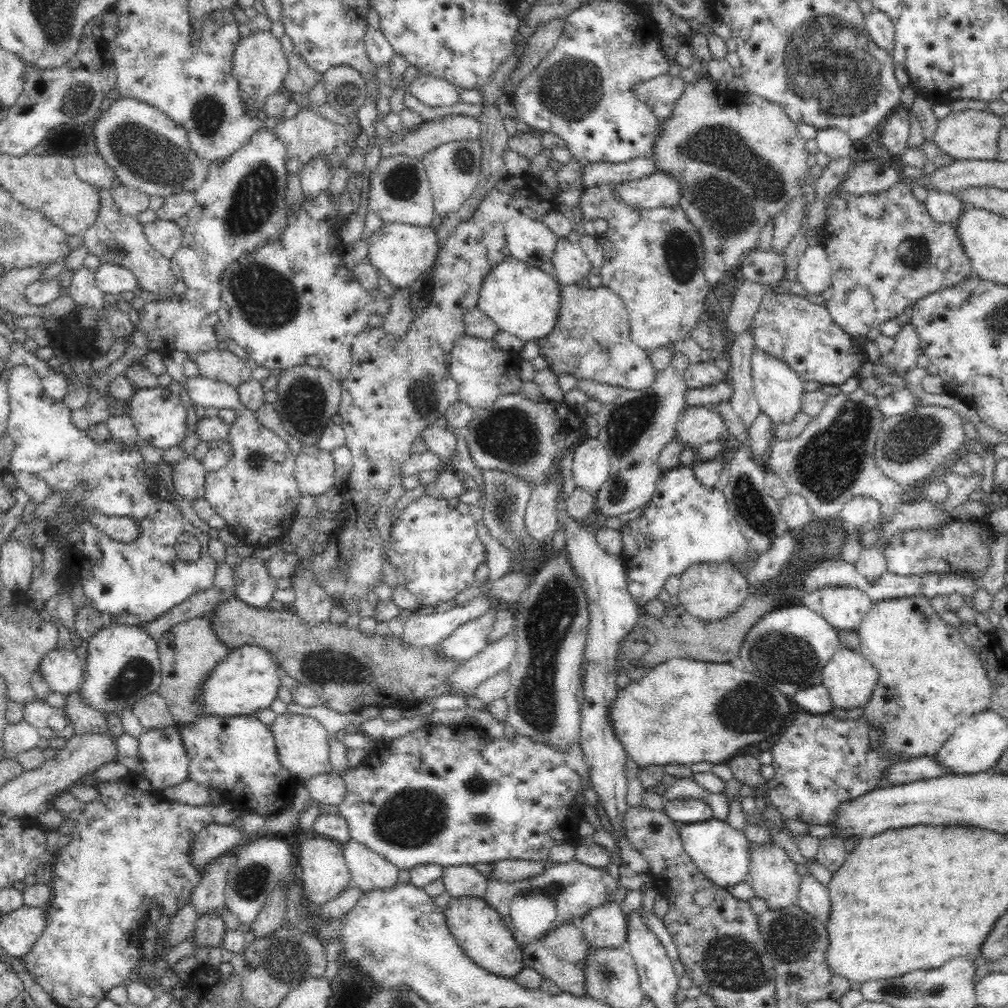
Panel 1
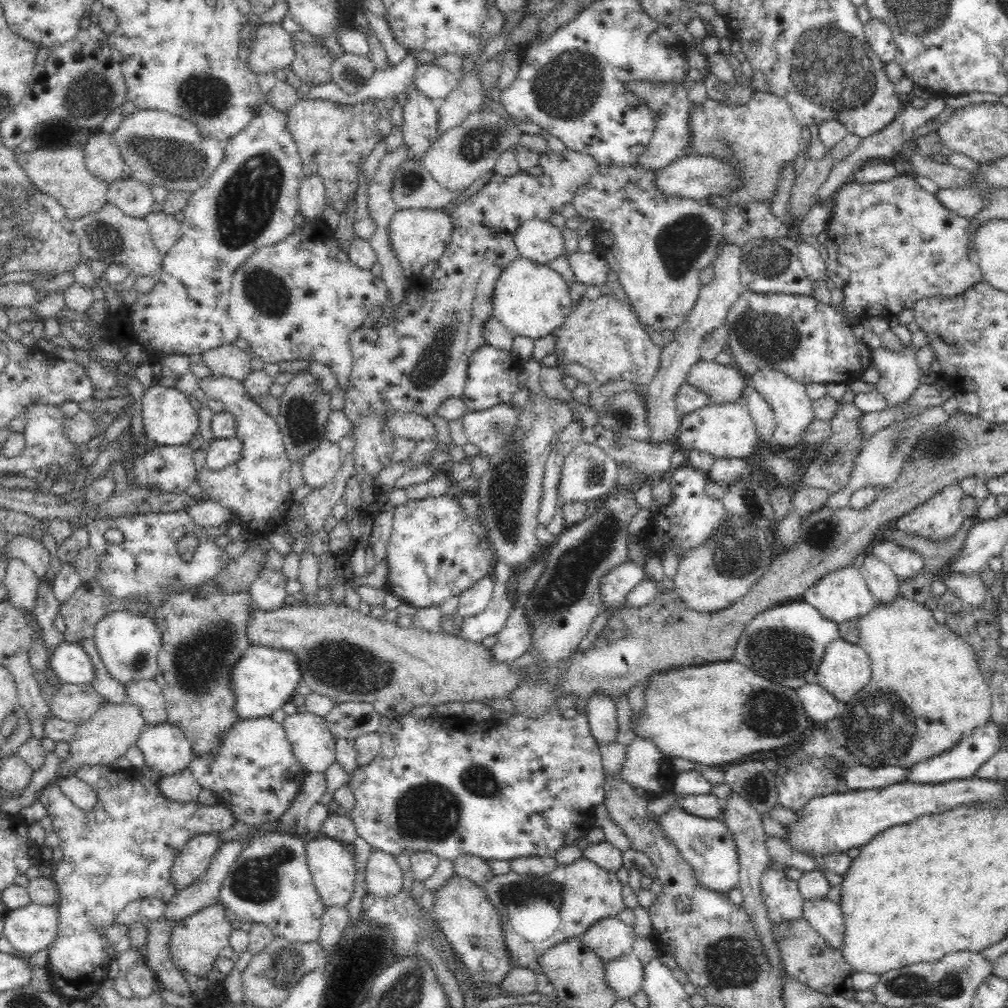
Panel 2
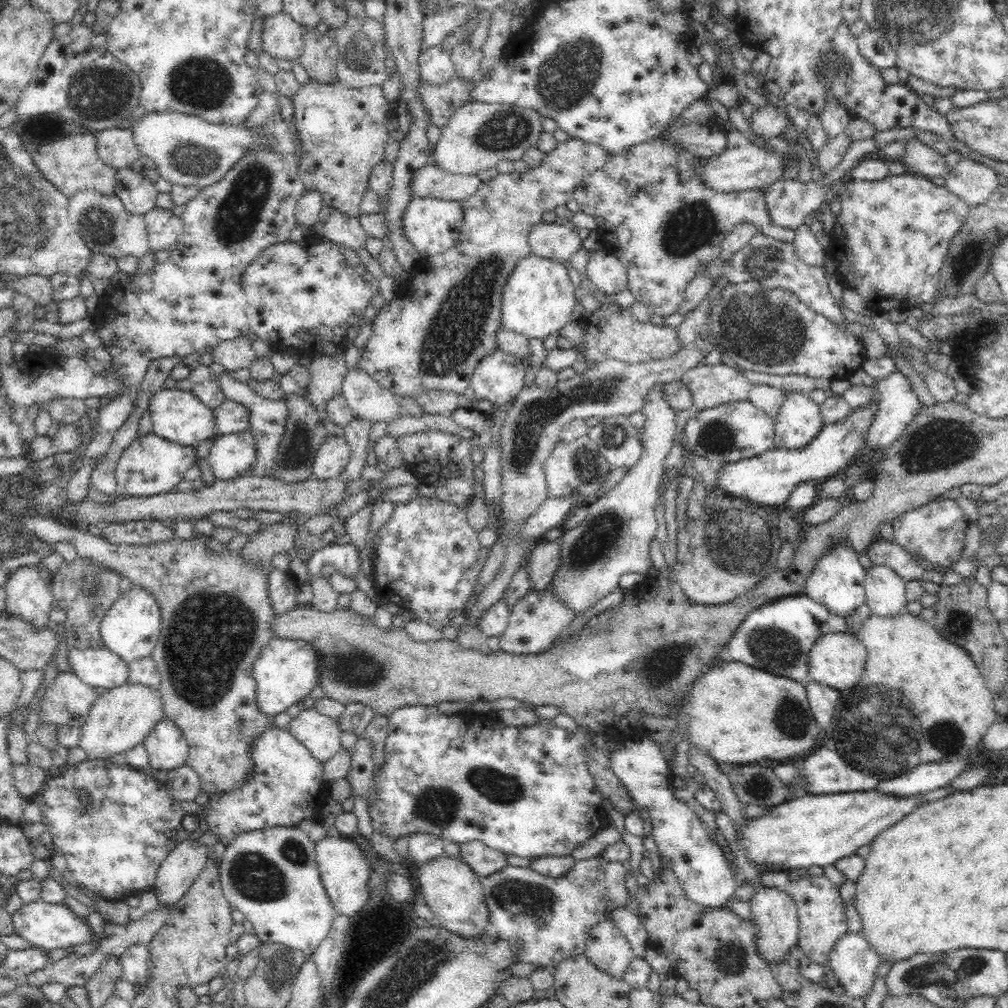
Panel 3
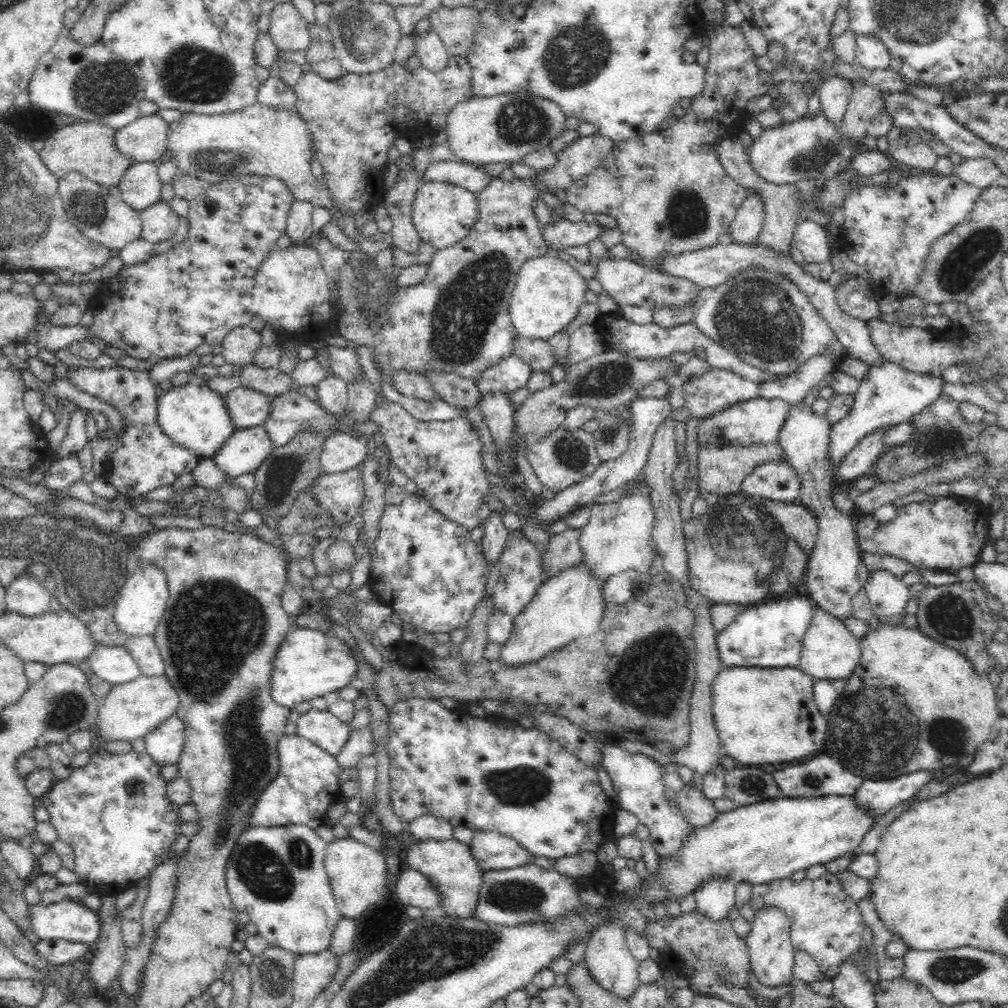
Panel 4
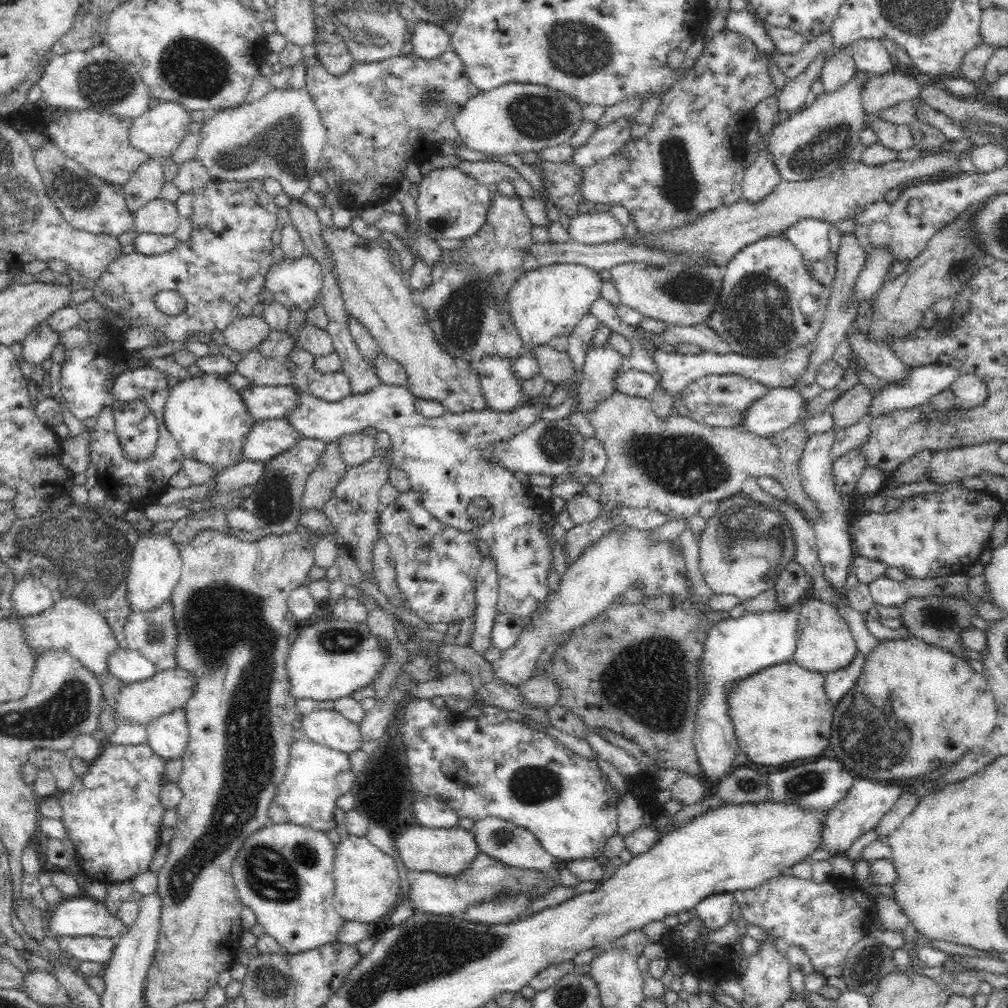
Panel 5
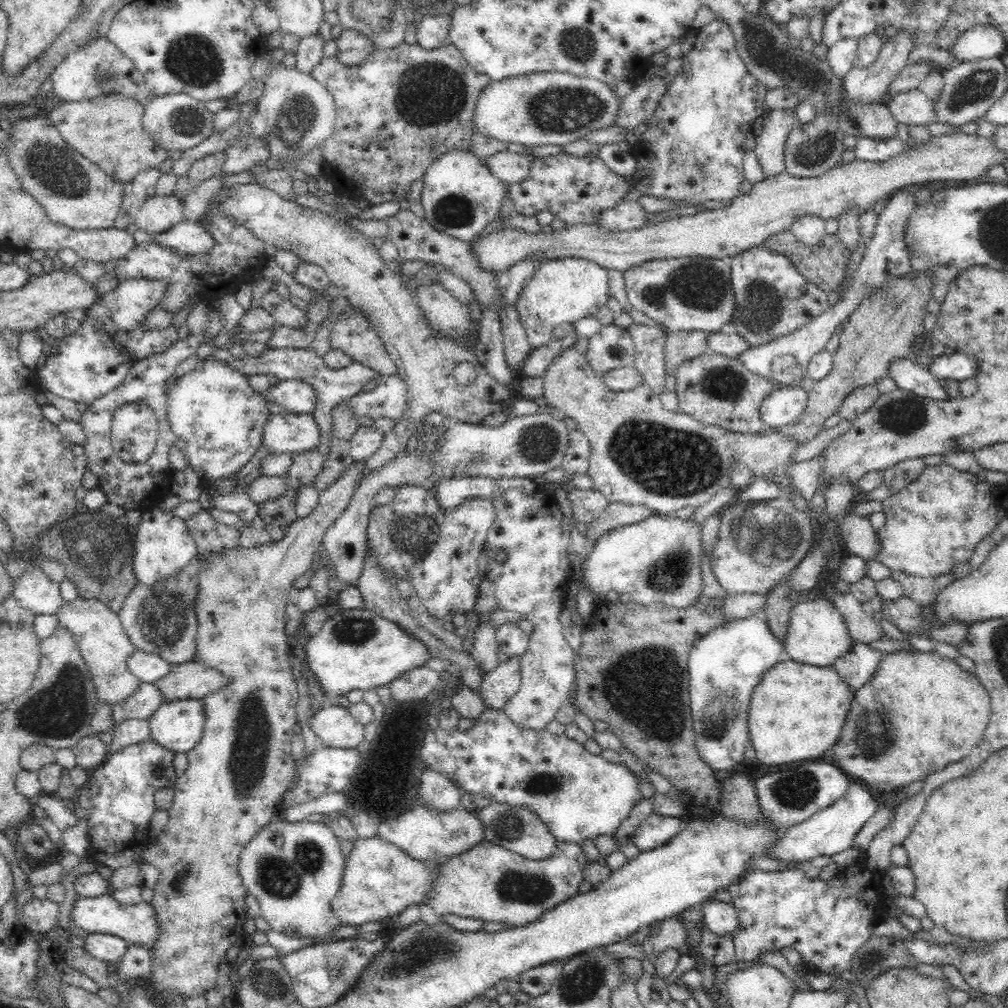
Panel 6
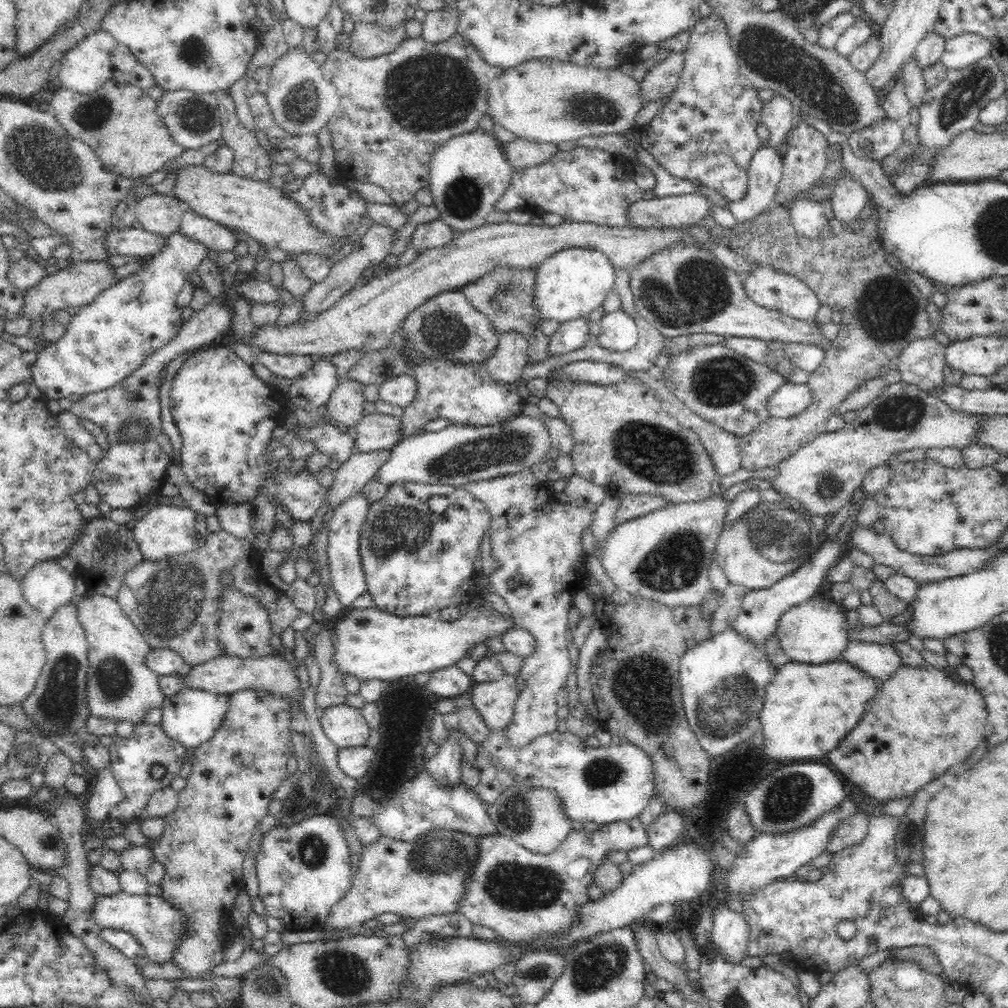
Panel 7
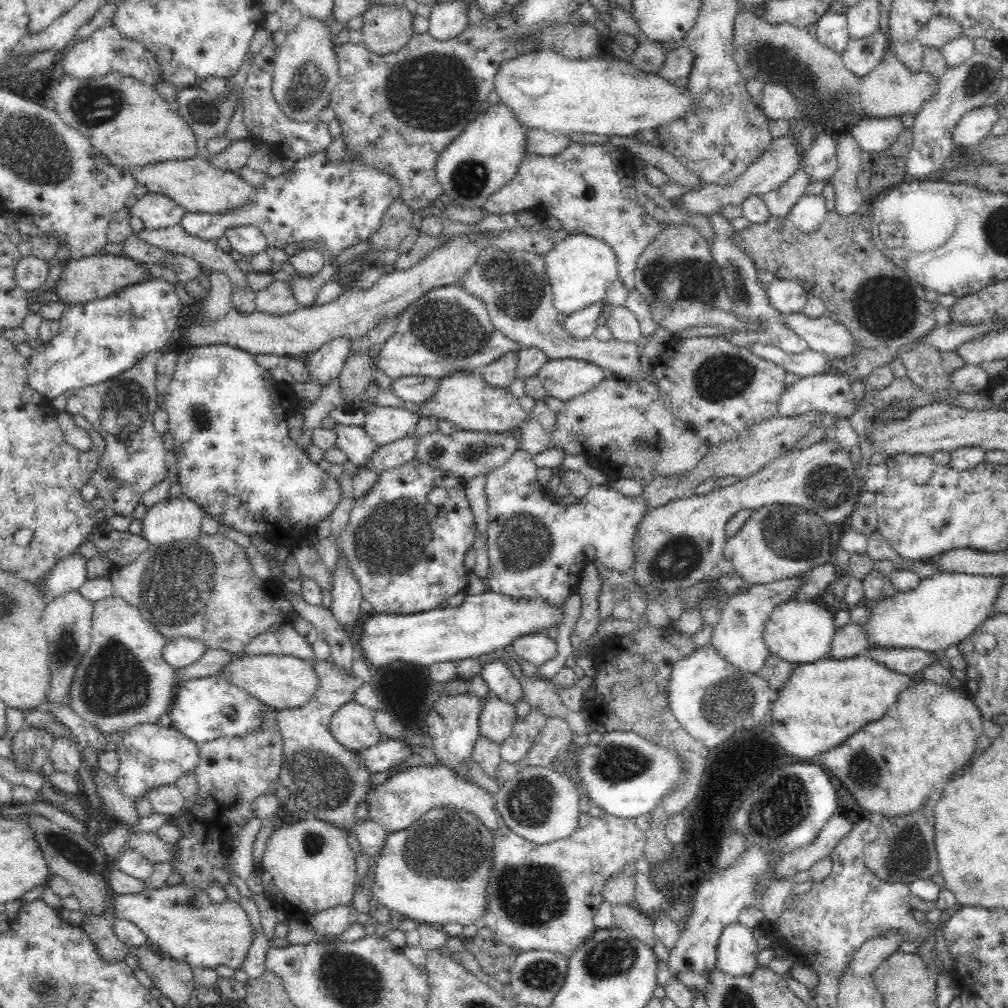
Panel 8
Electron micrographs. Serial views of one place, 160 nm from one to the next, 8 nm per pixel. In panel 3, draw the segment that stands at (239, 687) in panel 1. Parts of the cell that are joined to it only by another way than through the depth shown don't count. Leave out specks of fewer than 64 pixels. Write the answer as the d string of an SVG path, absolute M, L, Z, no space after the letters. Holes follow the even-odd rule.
M274 637L262 647L258 658L252 662L250 675L254 677L256 703L260 713L274 717L292 704L301 701L318 684L318 657L310 643Z

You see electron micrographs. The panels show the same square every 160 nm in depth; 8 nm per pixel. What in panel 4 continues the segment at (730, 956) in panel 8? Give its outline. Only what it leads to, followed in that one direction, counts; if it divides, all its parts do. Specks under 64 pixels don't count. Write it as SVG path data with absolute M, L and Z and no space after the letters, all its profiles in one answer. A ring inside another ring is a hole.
M723 876L706 878L692 892L698 911L714 921L728 917L728 912L735 905L736 883Z

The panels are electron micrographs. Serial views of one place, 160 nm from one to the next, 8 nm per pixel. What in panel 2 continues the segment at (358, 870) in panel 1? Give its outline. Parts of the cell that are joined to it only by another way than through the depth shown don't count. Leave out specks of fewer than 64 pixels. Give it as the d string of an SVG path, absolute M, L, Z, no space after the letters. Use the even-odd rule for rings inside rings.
M374 850L365 866L365 890L376 896L394 896L402 890L402 870L396 857Z

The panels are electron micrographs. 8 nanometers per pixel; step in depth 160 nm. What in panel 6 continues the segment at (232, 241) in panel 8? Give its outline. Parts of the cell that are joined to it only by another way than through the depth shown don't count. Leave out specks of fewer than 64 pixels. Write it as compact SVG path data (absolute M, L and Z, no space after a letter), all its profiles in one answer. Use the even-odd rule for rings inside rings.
M180 221L166 232L150 233L152 242L160 247L184 252L186 255L202 254L214 246L214 237L200 223Z

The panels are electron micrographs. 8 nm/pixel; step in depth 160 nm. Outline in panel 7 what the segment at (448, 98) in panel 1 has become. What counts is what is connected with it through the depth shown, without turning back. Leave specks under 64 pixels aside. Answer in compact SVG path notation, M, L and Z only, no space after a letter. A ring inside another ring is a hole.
M454 5L440 10L428 11L422 26L421 37L429 43L438 44L456 34L458 11Z

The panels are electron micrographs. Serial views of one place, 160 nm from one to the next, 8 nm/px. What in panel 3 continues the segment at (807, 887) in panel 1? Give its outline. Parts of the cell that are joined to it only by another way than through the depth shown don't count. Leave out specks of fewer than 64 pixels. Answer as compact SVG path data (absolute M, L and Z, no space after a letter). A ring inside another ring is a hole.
M846 930L838 936L830 948L829 960L839 984L846 988L845 994L853 999L864 999L874 984L874 972L880 964L880 957L862 934Z

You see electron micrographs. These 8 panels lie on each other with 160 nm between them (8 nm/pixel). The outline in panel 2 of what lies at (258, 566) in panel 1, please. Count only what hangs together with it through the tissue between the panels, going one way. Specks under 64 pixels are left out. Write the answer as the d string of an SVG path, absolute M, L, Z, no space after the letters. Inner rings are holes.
M263 564L258 571L248 590L253 605L266 611L282 607L287 596L287 579L280 571L267 568Z

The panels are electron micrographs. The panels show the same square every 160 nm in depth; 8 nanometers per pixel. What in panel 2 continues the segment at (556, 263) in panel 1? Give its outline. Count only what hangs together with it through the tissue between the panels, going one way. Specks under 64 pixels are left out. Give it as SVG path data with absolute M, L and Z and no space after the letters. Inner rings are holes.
M582 251L564 252L573 272L574 281L600 287L606 282L608 264L598 253L582 253Z

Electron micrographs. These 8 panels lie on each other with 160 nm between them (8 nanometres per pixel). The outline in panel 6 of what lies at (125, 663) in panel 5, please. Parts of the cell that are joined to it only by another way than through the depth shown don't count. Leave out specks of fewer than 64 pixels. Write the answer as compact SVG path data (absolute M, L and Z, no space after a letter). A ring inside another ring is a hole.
M135 650L126 658L126 667L138 678L140 683L156 682L168 674L171 665L160 655L150 654L146 651Z

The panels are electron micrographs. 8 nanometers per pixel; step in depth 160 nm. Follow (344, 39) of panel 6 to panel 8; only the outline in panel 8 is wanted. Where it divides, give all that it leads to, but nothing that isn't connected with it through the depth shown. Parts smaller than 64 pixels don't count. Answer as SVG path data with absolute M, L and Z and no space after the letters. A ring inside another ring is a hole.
M374 5L361 14L362 43L374 54L398 52L415 33L412 13L404 5Z

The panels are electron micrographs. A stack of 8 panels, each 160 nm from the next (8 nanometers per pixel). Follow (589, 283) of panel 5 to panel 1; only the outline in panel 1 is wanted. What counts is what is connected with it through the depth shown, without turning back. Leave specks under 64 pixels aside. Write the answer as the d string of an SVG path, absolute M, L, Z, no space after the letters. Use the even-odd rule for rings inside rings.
M511 256L508 260L498 262L482 278L477 308L486 314L499 330L524 342L538 342L550 335L557 324L560 295L561 288L556 277Z

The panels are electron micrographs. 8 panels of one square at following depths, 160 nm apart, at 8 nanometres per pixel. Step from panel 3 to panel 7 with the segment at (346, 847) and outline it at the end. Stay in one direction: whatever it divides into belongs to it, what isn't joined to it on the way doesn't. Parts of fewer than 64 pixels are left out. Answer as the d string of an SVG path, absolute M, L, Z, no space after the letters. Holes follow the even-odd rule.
M434 829L418 842L400 842L380 836L373 844L364 845L357 870L352 874L350 890L347 890L346 894L331 908L324 928L348 930L368 920L376 920L377 917L387 913L418 921L428 916L457 911L458 900L464 894L464 882L478 855L478 840L478 837Z

